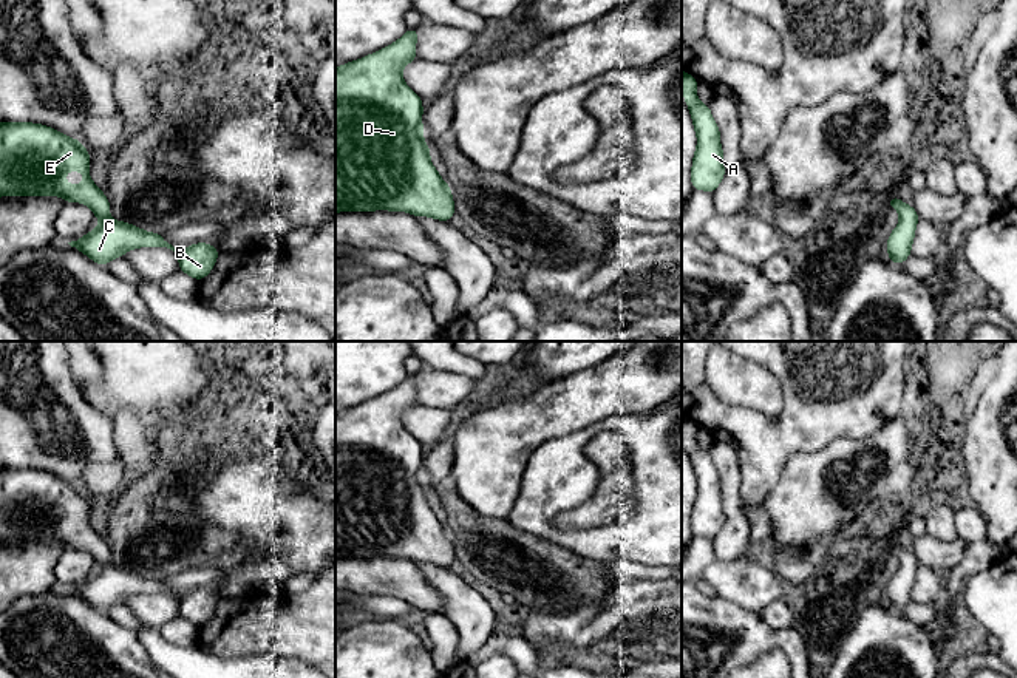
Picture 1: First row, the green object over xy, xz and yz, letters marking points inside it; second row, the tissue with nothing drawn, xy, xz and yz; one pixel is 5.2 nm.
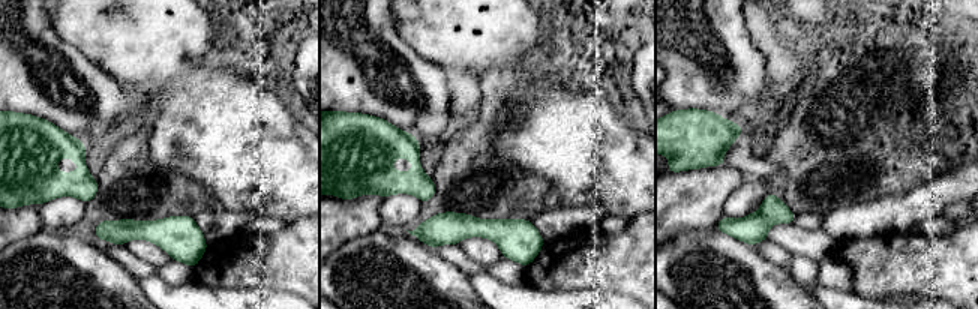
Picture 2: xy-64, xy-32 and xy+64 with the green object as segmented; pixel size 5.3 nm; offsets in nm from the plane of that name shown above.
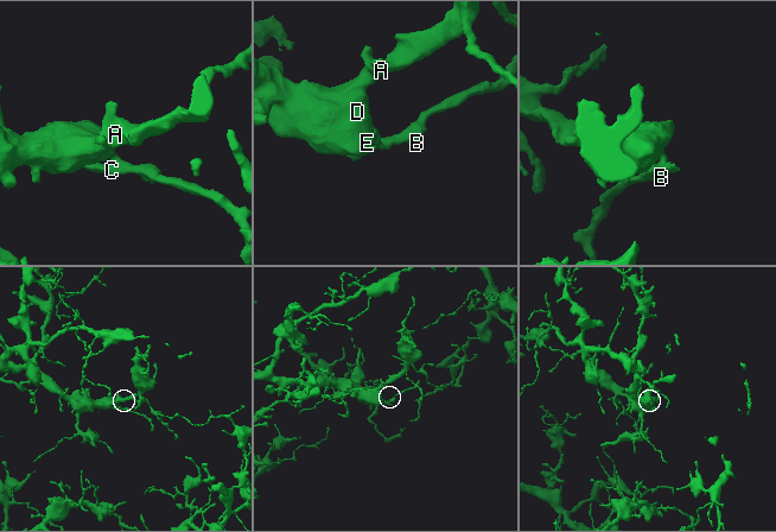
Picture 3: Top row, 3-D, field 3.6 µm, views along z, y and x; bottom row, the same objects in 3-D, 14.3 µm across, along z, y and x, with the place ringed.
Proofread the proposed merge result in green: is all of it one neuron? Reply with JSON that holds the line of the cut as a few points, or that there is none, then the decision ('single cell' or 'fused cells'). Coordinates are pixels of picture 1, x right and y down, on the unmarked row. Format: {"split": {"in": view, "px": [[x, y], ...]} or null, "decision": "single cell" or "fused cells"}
{"split": null, "decision": "single cell"}

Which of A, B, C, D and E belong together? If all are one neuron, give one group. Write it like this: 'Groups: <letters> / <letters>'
Groups: A B C D E

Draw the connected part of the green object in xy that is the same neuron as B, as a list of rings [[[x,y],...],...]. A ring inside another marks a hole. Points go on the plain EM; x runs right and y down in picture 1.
[[[0,468],[0,542],[60,542],[65,545],[65,550],[80,548],[88,551],[96,565],[100,565],[102,570],[93,573],[90,579],[68,590],[100,612],[107,612],[111,605],[124,602],[131,595],[167,593],[178,601],[181,618],[198,627],[210,619],[219,601],[216,593],[207,588],[196,588],[178,596],[168,590],[161,579],[151,579],[130,568],[110,565],[110,547],[93,528],[90,514],[90,499],[80,486],[42,470]],[[74,516],[87,524],[79,531],[65,528],[65,519]]]

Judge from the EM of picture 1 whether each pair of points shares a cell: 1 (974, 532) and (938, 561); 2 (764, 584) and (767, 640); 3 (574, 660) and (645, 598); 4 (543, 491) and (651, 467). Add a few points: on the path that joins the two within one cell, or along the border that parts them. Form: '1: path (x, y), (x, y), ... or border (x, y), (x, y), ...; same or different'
1: border (960, 538), (963, 542), (963, 558), (946, 573); different
2: border (725, 598), (758, 615); different
3: border (552, 641), (561, 641), (575, 647), (598, 646); different
4: path (564, 459), (595, 428), (620, 427), (628, 434); same

